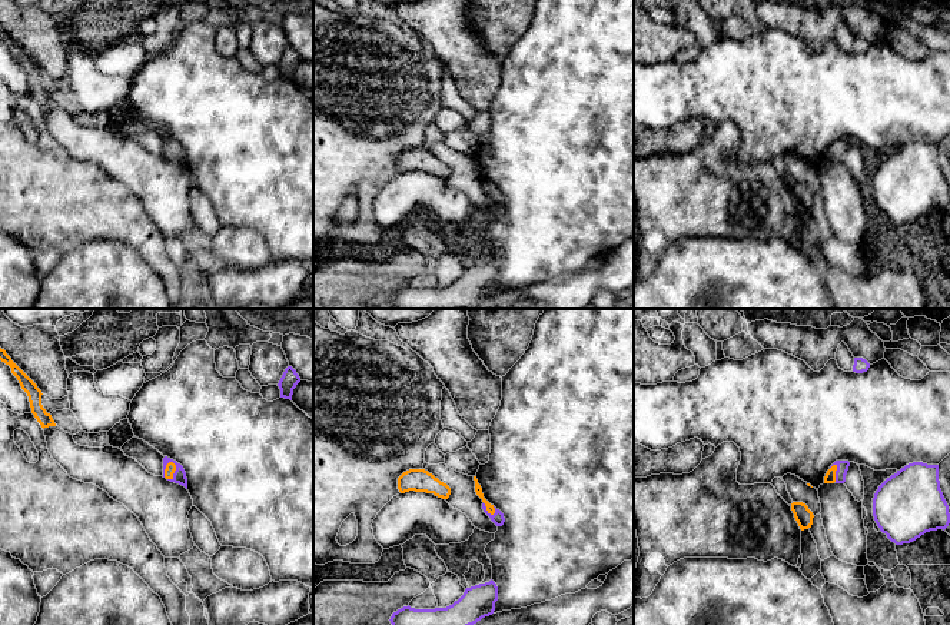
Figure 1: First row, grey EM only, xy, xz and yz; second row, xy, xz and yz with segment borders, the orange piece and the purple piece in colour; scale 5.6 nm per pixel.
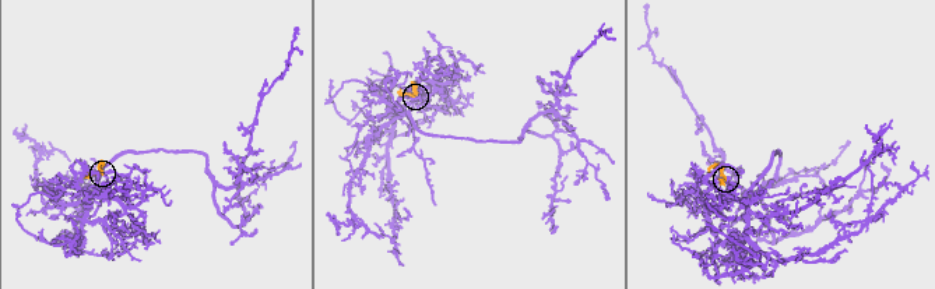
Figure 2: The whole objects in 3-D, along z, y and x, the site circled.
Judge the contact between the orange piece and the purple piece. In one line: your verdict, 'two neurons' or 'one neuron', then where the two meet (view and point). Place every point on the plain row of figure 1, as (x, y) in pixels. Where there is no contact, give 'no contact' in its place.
two neurons; meets orange in xy at (175, 149)

